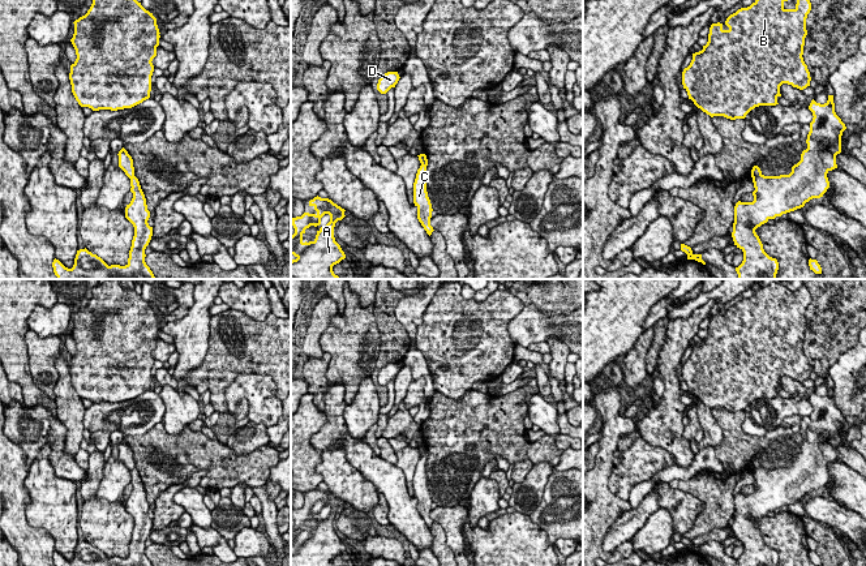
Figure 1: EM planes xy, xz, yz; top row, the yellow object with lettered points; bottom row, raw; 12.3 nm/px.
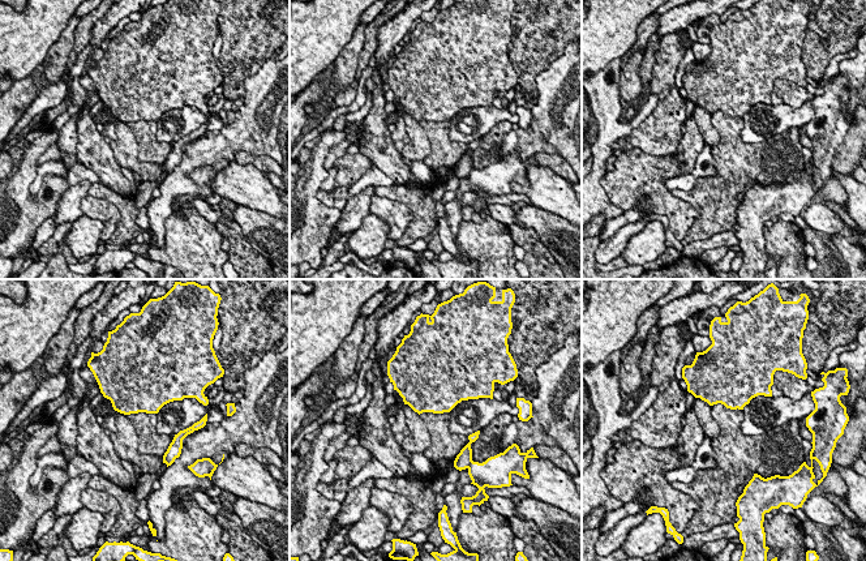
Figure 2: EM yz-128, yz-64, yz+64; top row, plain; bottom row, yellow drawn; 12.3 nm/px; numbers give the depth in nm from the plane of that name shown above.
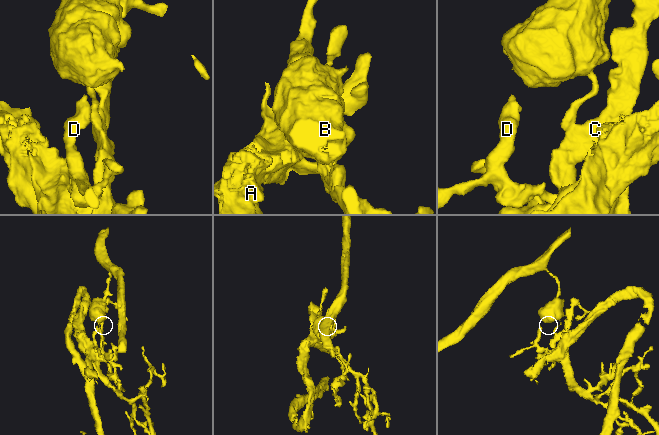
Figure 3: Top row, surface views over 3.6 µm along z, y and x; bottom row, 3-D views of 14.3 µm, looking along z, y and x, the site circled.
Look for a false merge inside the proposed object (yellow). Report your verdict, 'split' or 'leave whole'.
split

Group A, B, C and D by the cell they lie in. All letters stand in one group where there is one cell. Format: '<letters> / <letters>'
A C D / B

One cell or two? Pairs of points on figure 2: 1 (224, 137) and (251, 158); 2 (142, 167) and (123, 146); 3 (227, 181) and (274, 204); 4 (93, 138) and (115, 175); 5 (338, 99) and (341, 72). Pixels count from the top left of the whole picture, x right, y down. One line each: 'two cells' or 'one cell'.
1: two cells
2: one cell
3: one cell
4: one cell
5: two cells

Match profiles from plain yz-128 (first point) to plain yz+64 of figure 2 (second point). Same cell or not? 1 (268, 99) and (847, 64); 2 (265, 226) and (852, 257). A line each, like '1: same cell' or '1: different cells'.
1: same cell
2: different cells

